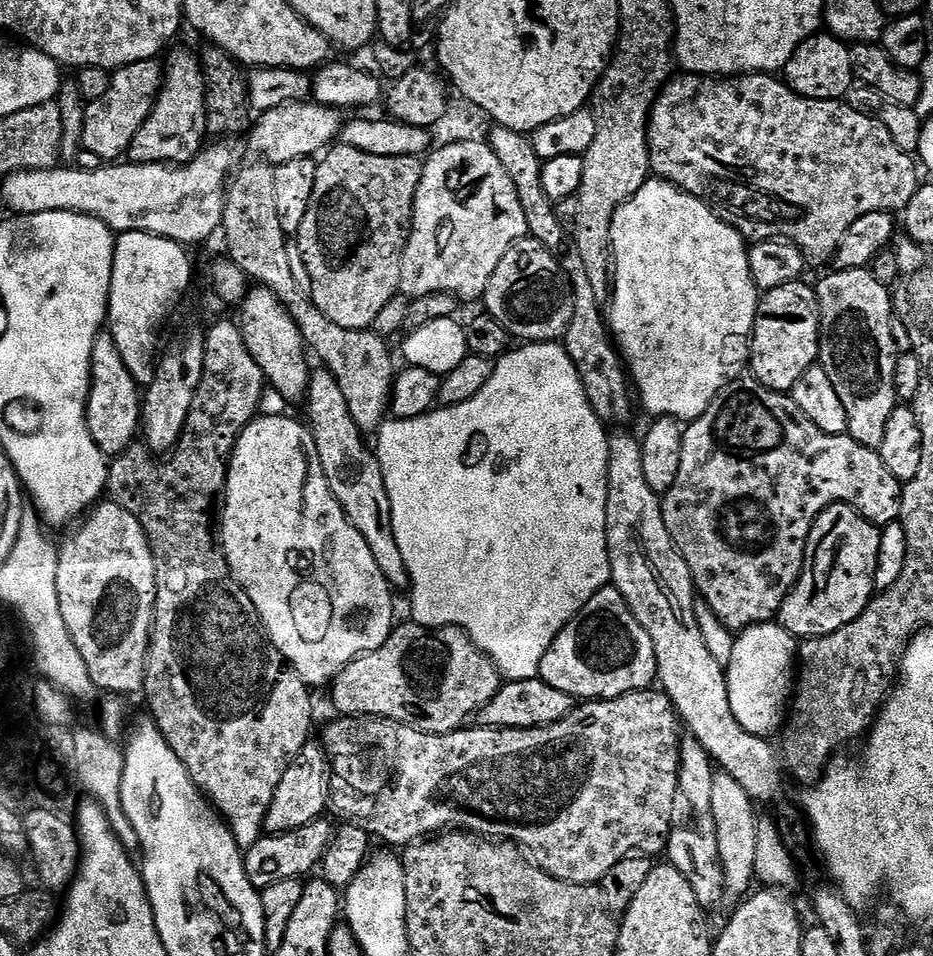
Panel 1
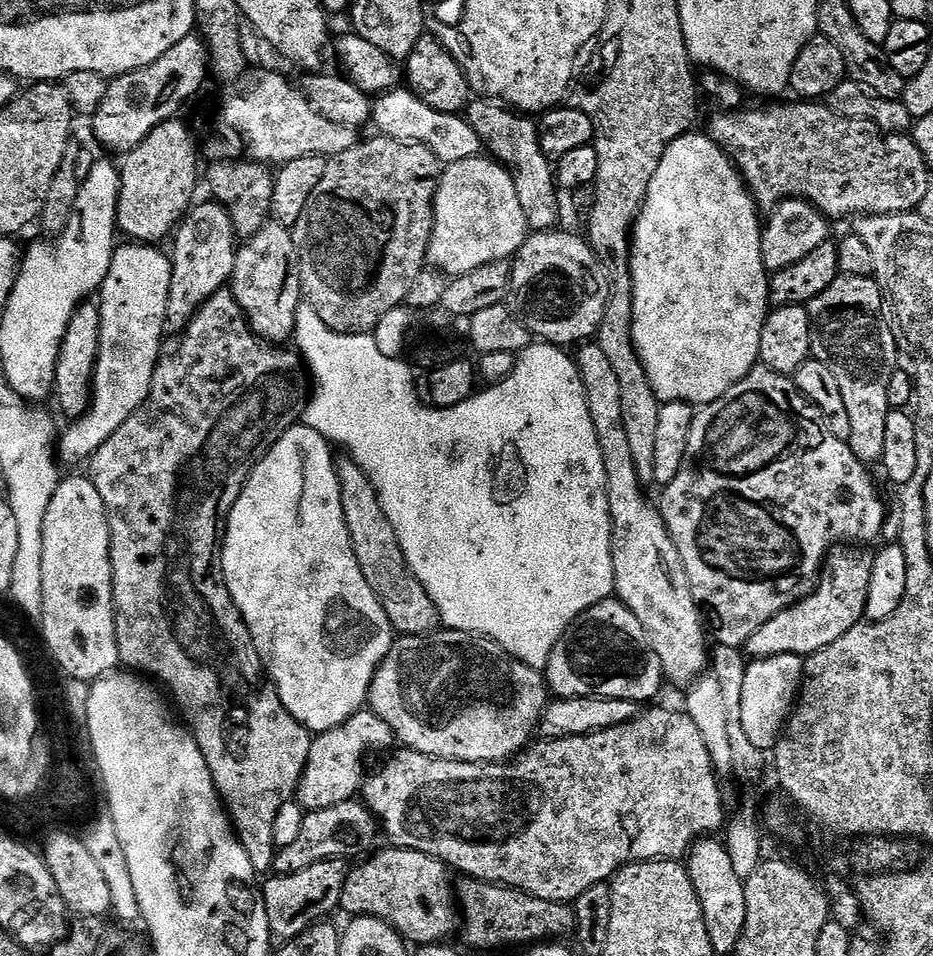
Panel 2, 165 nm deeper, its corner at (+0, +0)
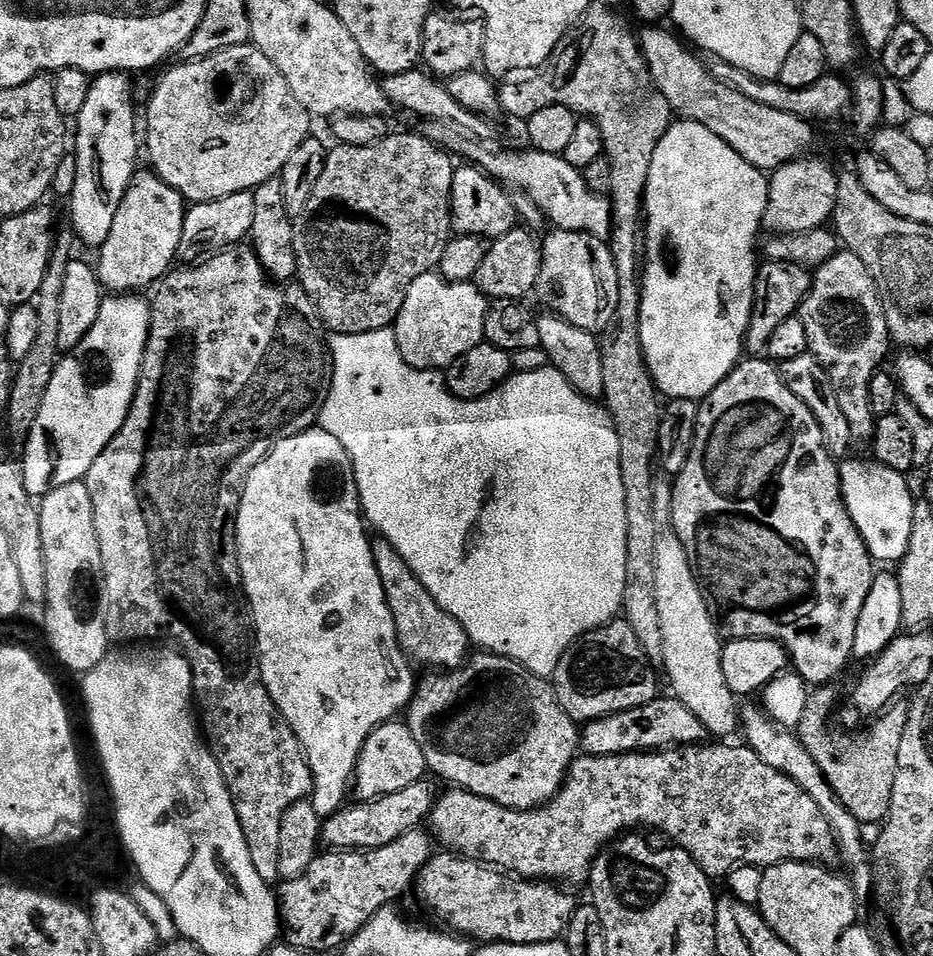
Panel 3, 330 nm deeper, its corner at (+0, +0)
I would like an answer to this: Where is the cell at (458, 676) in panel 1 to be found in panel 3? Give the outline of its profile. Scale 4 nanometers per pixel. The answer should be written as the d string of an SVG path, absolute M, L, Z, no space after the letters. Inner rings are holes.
M483 650L469 655L461 667L444 670L439 674L428 674L425 680L421 679L417 683L415 692L412 693L412 701L408 703L406 723L410 734L414 734L414 739L418 741L418 746L422 746L422 754L428 763L428 772L433 777L441 776L442 779L452 783L449 785L478 794L498 806L512 809L513 812L531 812L533 808L542 808L551 802L560 793L560 787L564 785L564 778L568 774L568 767L572 765L573 760L577 759L580 747L580 728L577 721L572 720L570 714L566 714L566 710L562 710L556 697L556 689L551 683L543 676L527 672L518 662L510 658L496 656L492 652Z

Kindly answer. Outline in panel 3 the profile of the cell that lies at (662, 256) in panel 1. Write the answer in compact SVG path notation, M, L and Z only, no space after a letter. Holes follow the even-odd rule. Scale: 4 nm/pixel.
M677 119L666 130L662 142L658 142L658 150L654 150L654 158L650 162L650 178L644 191L644 216L646 217L646 263L642 268L642 287L640 289L640 333L642 334L642 350L646 358L646 366L656 384L656 390L661 397L668 400L701 401L717 388L724 379L736 369L745 355L744 335L748 332L750 314L754 306L754 286L756 285L756 270L758 259L758 241L764 228L764 215L768 201L769 177L759 172L750 162L746 162L718 134L706 130L706 126L698 126L698 122ZM664 247L672 251L672 268L664 257Z

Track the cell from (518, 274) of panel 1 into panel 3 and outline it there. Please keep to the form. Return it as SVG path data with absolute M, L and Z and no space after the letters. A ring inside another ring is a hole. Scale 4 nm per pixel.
M552 230L549 233L549 236L542 240L540 249L542 266L536 283L535 299L540 299L548 307L545 309L549 313L560 316L566 322L593 334L603 333L614 318L614 310L618 310L618 270L614 270L611 247L601 237L585 232Z

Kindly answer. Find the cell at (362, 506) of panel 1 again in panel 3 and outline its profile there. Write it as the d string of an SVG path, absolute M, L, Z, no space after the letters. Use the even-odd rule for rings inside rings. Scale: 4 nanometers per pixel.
M373 539L372 553L374 554L374 566L378 566L378 578L382 578L386 606L390 606L390 614L394 618L394 630L398 634L398 642L404 649L404 655L413 665L425 664L428 670L451 670L461 667L470 655L470 641L462 622L458 622L458 618L446 614L446 610L442 610L442 606L438 606L438 602L434 602L434 598L430 598L426 586L422 586L422 582L418 582L414 570L410 570L410 566L406 566L406 558L402 558L402 554L398 554L398 550L394 550L394 546L390 546L388 540Z

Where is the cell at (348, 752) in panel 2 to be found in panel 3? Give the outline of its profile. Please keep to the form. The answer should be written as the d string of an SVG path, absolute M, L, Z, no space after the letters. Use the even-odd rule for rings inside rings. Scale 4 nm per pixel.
M390 720L374 729L362 746L360 758L356 761L355 799L377 800L386 794L398 794L398 790L406 790L406 786L425 779L427 772L428 763L422 754L422 746L418 746L414 734L410 734L407 723Z

